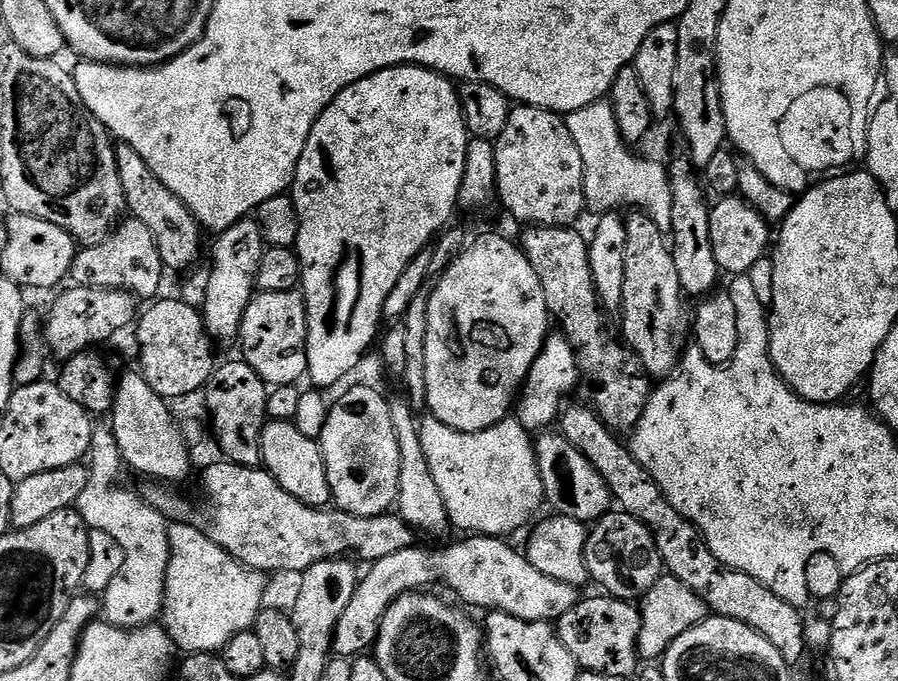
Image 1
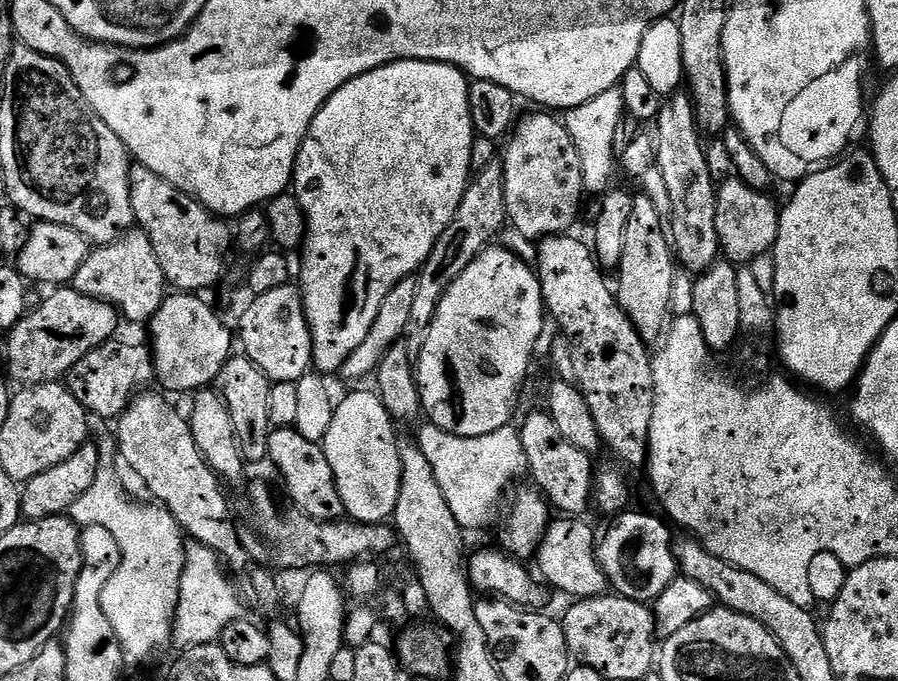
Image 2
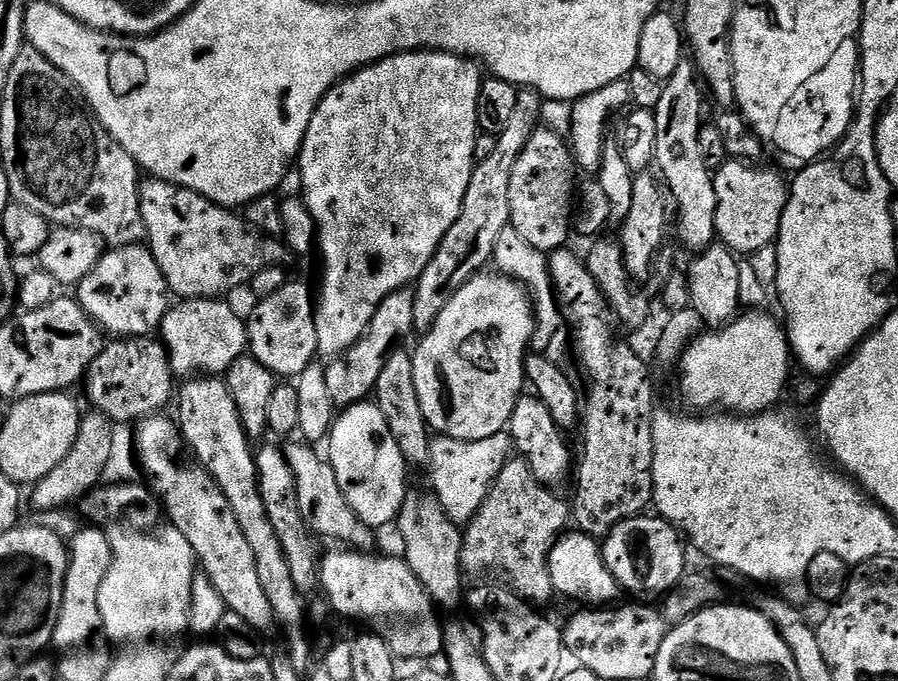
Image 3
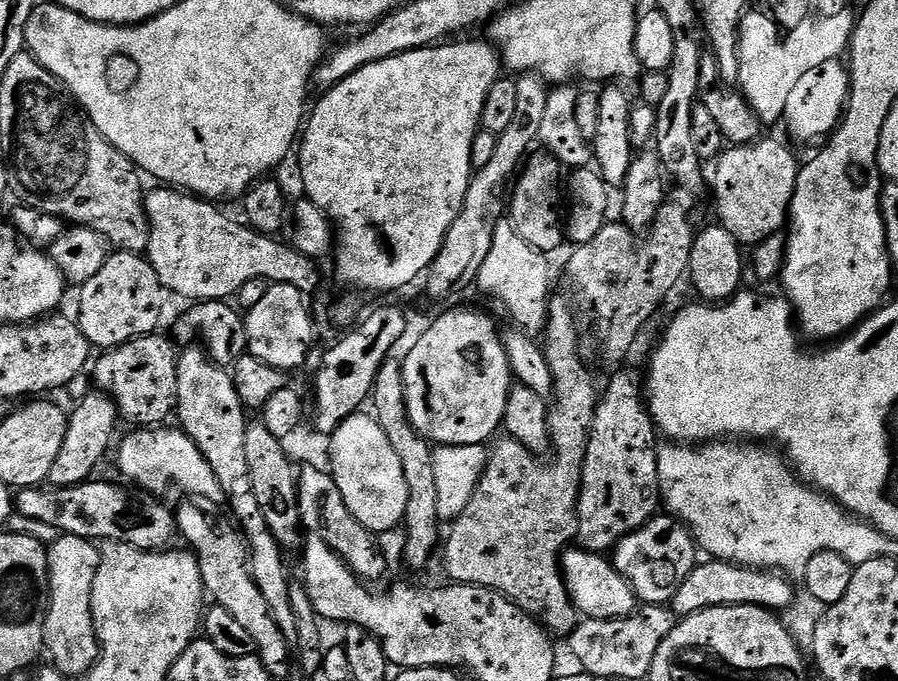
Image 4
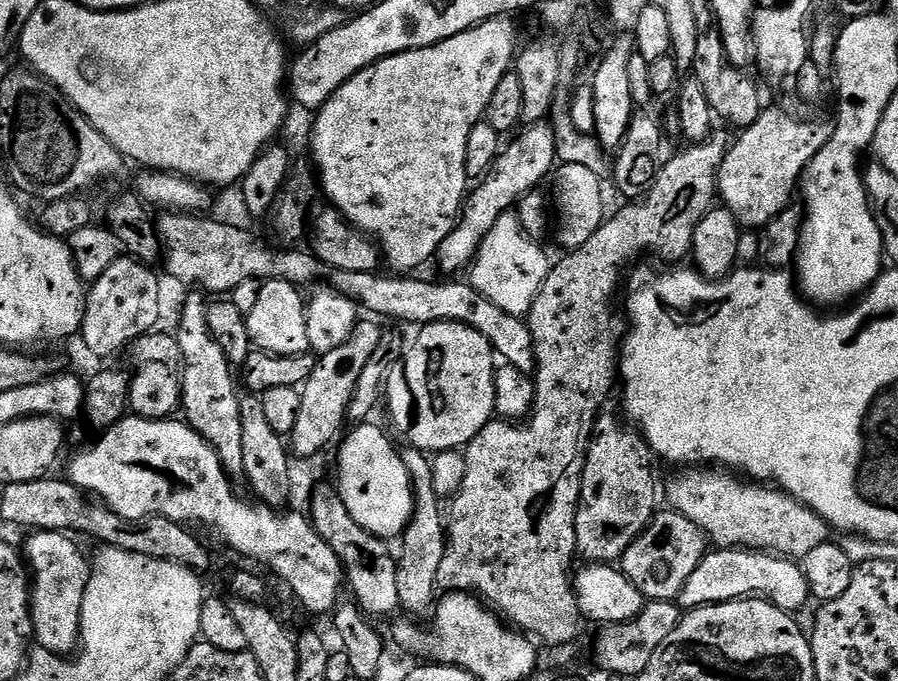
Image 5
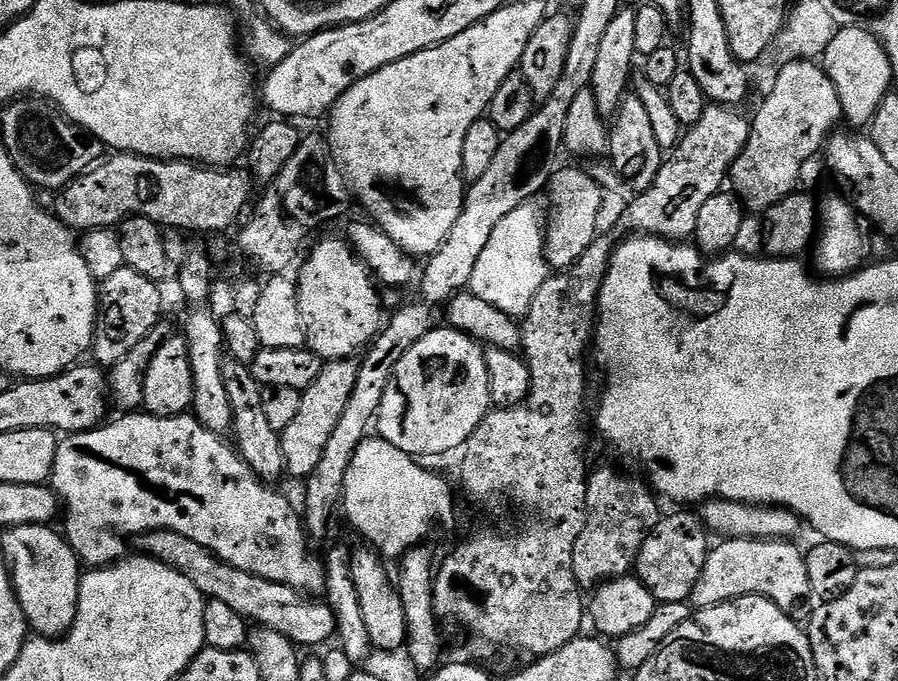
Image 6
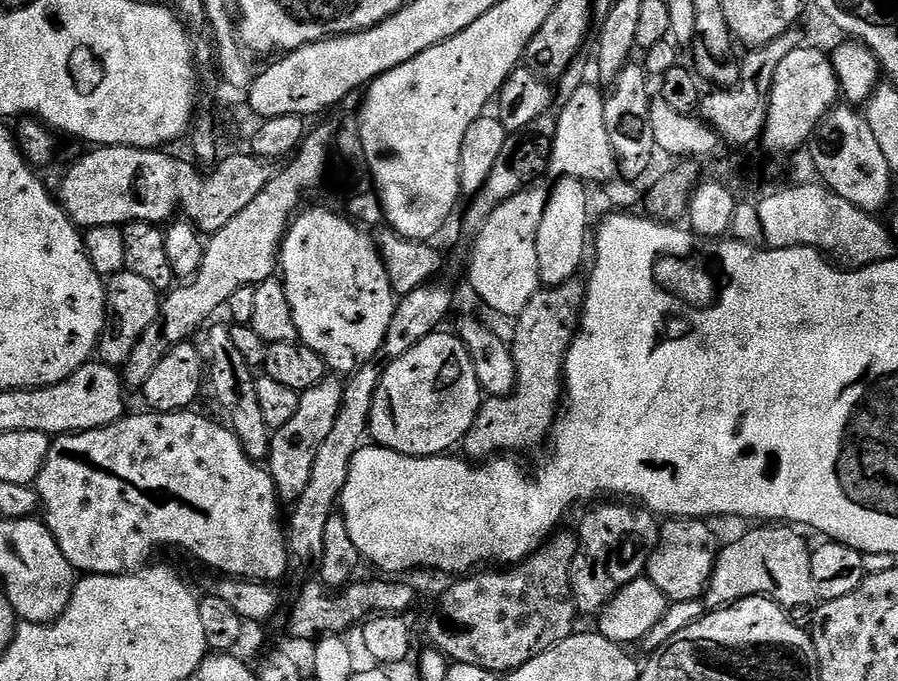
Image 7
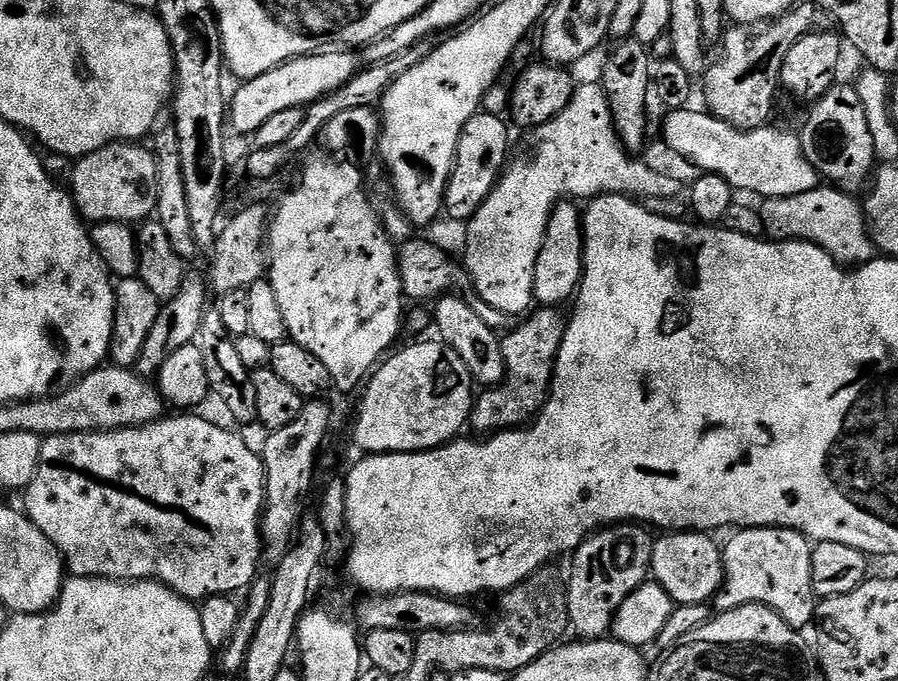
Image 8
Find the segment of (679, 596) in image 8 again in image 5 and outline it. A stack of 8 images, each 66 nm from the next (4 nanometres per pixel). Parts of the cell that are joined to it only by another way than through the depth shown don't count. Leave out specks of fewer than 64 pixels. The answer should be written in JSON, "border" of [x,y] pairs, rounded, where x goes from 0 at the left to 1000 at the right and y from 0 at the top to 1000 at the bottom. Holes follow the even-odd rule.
{"border":[[[747,749],[732,750],[727,758],[722,777],[697,808],[693,824],[693,838],[702,855],[715,874],[718,883],[747,881],[752,883],[757,874],[759,860],[768,850],[768,843],[782,825],[786,814],[786,789],[781,775],[773,772],[768,761],[764,761],[758,752]]]}

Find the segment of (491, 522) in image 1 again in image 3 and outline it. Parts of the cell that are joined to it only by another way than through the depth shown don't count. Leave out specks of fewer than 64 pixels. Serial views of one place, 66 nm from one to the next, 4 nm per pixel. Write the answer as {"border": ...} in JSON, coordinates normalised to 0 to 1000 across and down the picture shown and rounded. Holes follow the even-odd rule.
{"border":[[[565,633],[536,646],[507,646],[491,639],[482,645],[474,683],[476,692],[481,692],[479,717],[500,761],[513,772],[526,764],[539,733],[543,730],[559,684],[566,680],[571,664],[571,646]]]}

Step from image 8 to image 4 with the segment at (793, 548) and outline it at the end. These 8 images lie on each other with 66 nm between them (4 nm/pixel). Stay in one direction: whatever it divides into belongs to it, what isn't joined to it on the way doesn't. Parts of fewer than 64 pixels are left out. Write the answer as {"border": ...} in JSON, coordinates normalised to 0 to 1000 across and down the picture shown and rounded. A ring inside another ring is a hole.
{"border":[[[796,819],[776,827],[775,836],[755,860],[755,872],[746,884],[746,891],[754,906],[772,905],[784,893],[807,893],[814,887],[839,887],[845,893],[869,896],[882,887],[883,853],[863,837],[843,837],[830,834],[823,828],[813,828],[810,822]]]}

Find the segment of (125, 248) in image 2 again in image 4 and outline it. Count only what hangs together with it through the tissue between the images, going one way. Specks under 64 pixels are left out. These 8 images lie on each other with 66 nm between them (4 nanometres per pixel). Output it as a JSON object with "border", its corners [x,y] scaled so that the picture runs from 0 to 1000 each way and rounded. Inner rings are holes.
{"border":[[[126,369],[114,396],[109,396],[109,402],[100,408],[100,414],[88,419],[87,429],[87,474],[104,512],[130,511],[155,493],[168,493],[176,483],[176,467],[179,465],[185,424],[164,374]]]}

